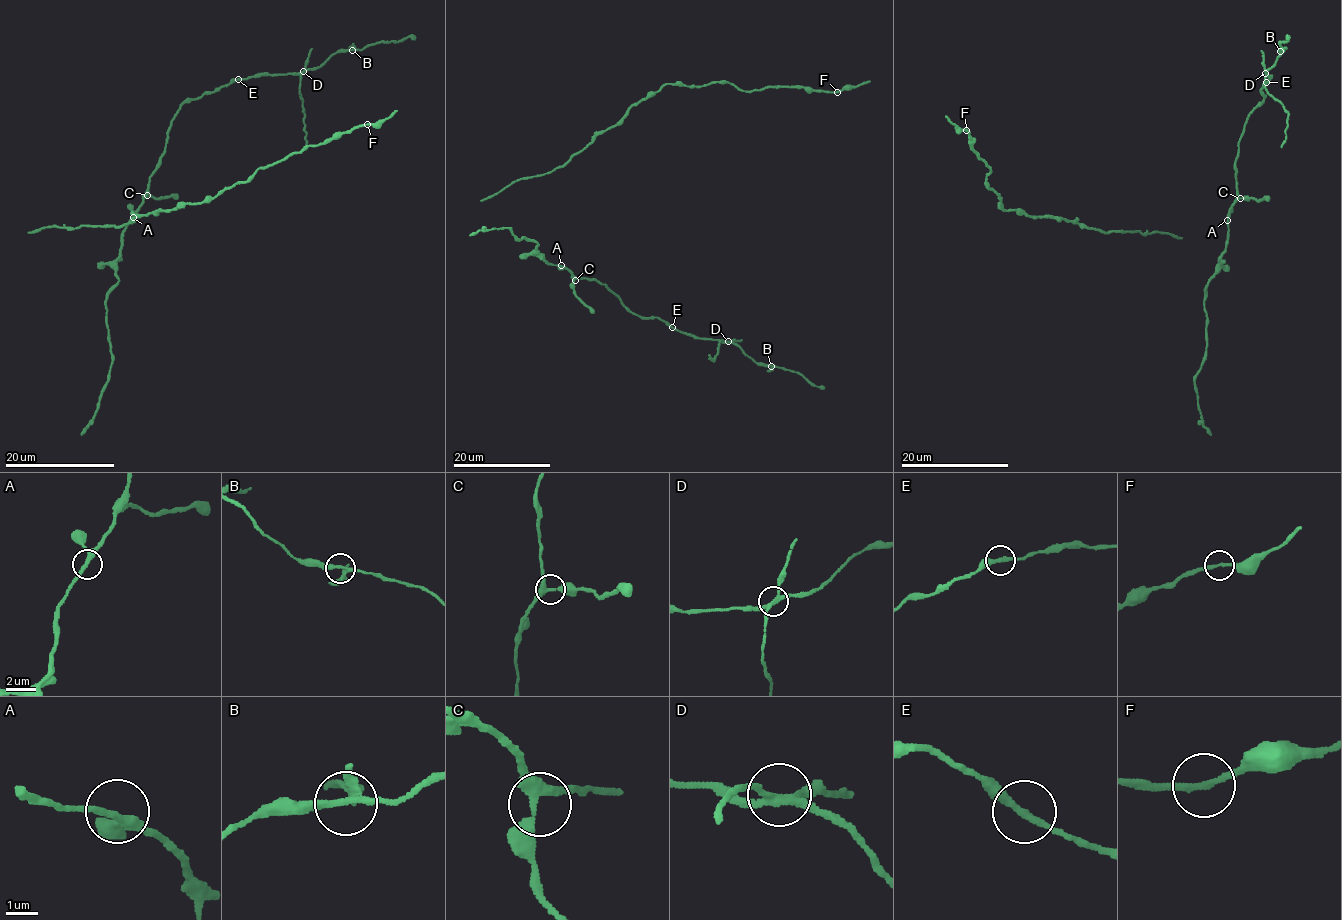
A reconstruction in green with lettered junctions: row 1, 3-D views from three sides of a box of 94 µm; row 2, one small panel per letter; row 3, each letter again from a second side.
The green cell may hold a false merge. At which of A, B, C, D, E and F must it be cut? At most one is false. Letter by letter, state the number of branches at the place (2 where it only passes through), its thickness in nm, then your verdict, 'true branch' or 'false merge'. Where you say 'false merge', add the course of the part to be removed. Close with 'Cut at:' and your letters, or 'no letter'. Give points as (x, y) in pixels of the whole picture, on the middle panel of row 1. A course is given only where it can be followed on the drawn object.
A: 3 branches meet; 220 nm thick; true branch
B: 4 branches meet; 190 nm thick; true branch
C: 3 branches meet; 340 nm thick; true branch
D: 4 branches meet; 200 nm thick; false merge; foreign part runs (728, 341), (721, 340), (713, 360), (709, 355)
E: 2 branches meet; 240 nm thick; true branch
F: 2 branches meet; 200 nm thick; true branch
Cut at: D

